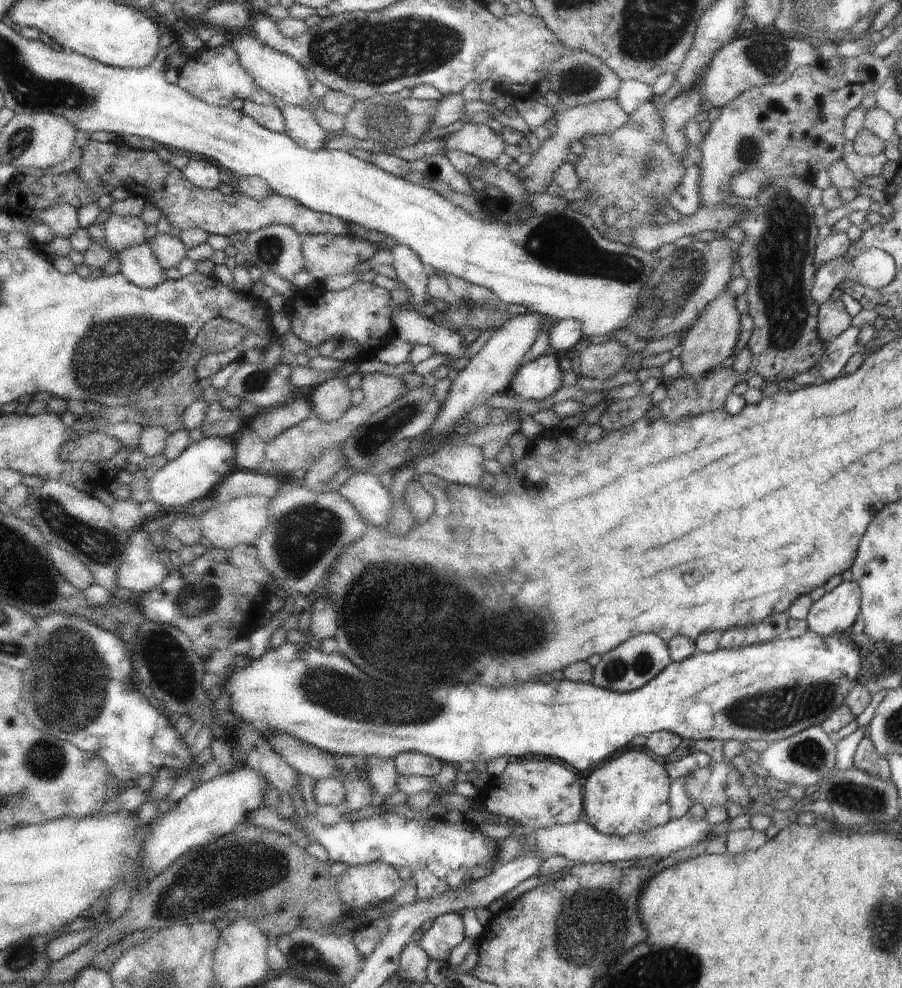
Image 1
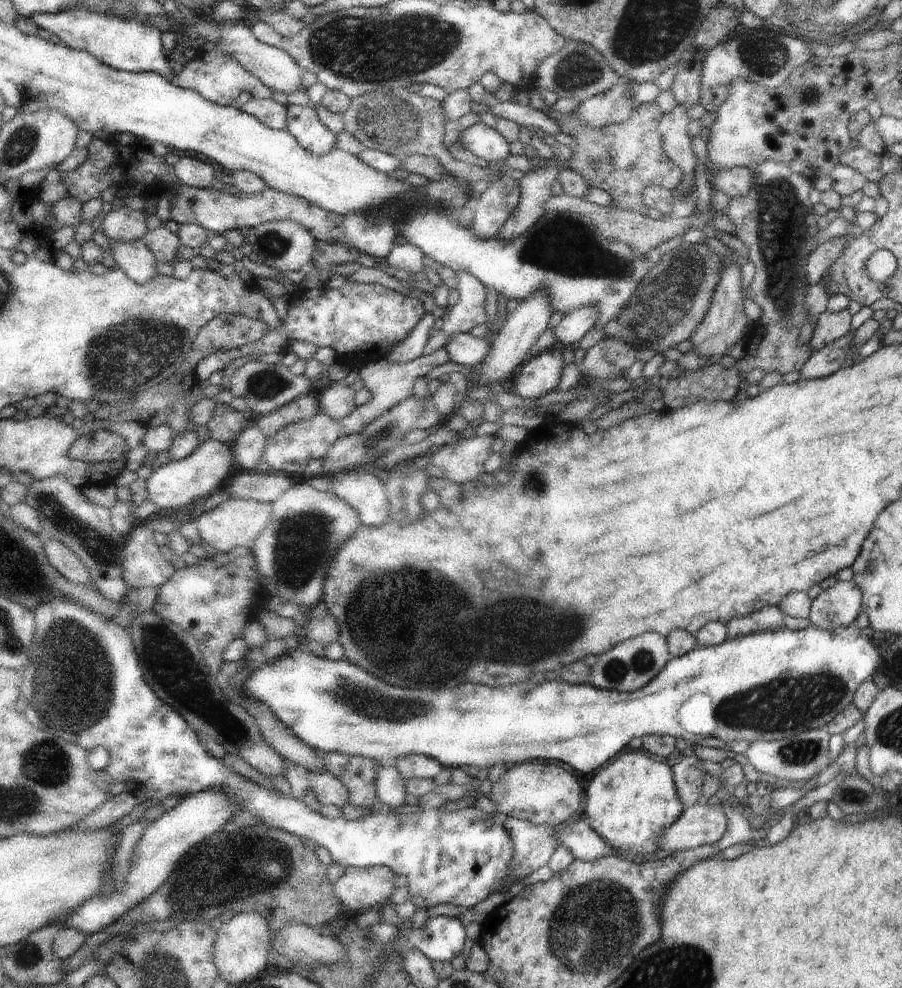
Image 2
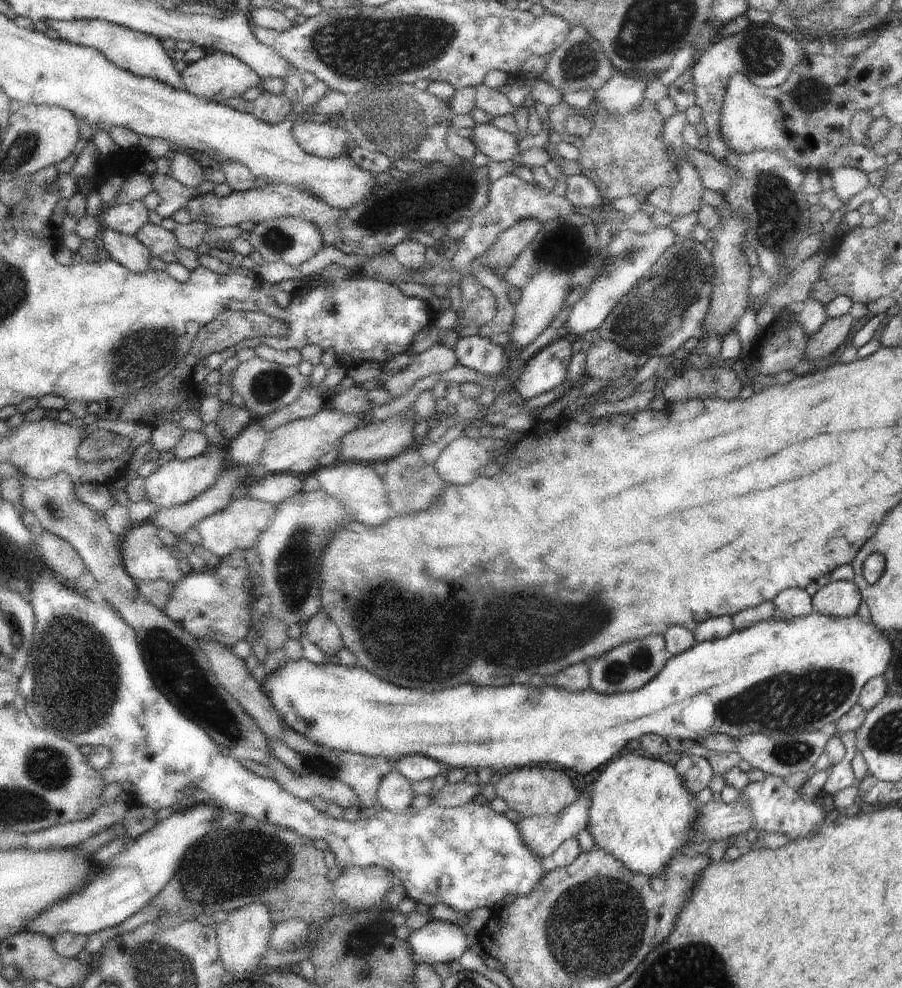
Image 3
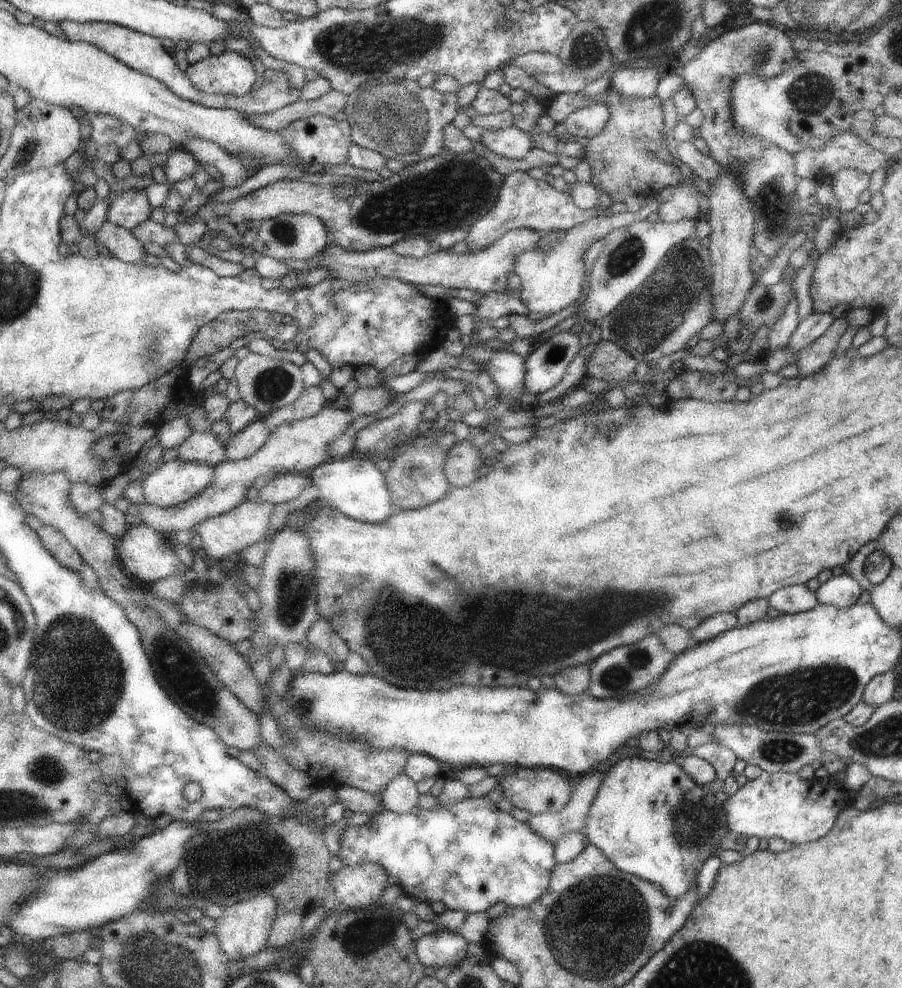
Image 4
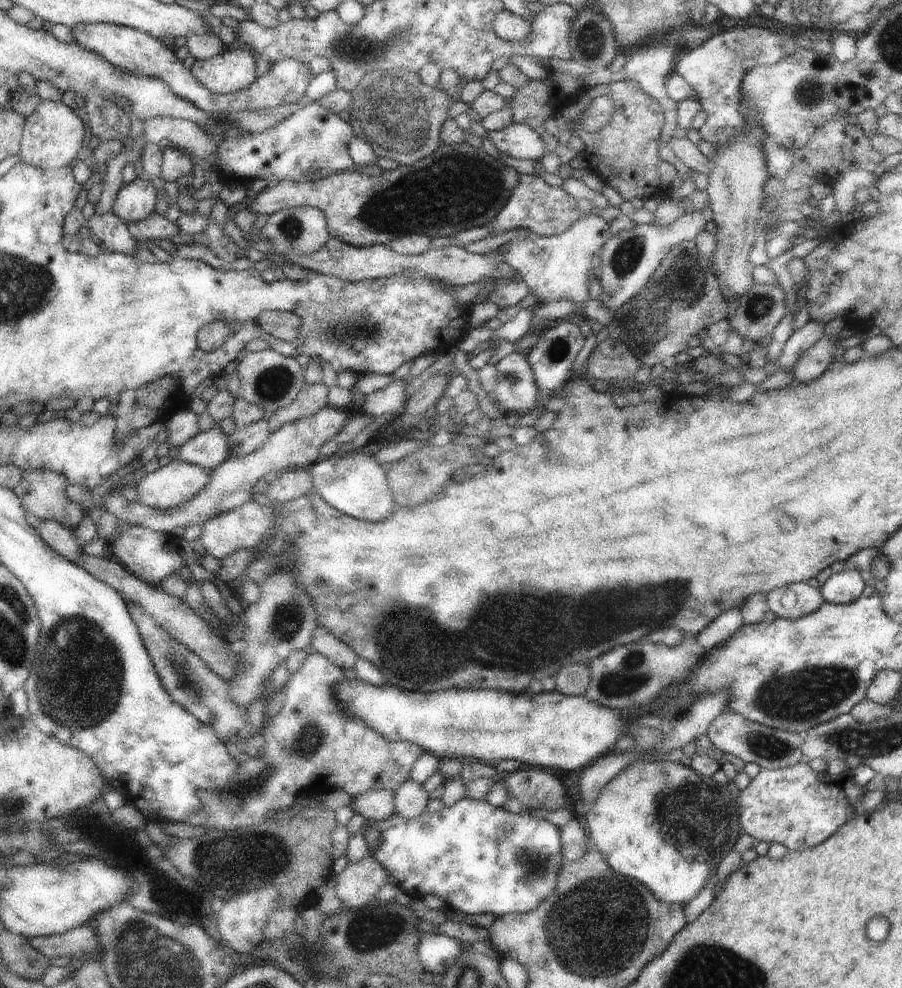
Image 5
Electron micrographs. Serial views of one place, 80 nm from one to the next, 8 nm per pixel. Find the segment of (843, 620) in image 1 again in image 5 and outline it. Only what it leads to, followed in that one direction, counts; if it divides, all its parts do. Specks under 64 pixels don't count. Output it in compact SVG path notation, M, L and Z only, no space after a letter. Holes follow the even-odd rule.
M844 569L832 575L820 587L826 603L842 604L854 602L864 590L866 583L861 573L854 569Z

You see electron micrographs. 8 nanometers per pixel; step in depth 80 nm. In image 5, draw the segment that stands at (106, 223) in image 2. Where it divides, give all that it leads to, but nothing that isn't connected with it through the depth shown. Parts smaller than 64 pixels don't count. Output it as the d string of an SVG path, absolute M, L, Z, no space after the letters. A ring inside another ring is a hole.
M138 177L128 184L122 186L114 200L111 212L120 216L126 225L130 222L145 220L151 216L156 206L156 190L150 180Z

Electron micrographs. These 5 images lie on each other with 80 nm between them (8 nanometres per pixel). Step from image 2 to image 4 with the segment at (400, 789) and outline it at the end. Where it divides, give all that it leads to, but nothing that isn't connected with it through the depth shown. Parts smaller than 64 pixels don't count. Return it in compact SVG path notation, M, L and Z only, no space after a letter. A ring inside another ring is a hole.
M405 774L396 776L381 794L386 811L406 815L418 807L420 792L417 783Z

